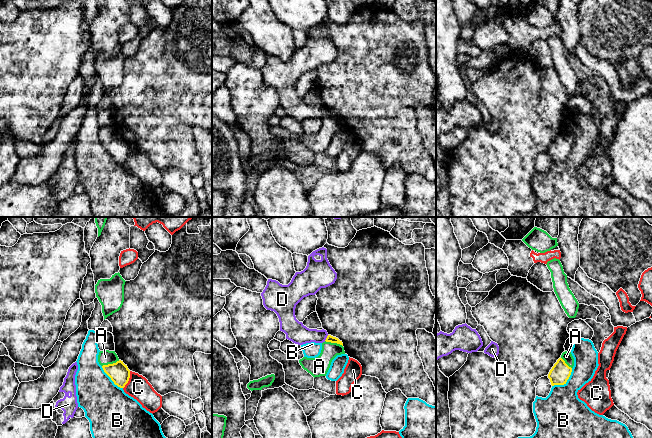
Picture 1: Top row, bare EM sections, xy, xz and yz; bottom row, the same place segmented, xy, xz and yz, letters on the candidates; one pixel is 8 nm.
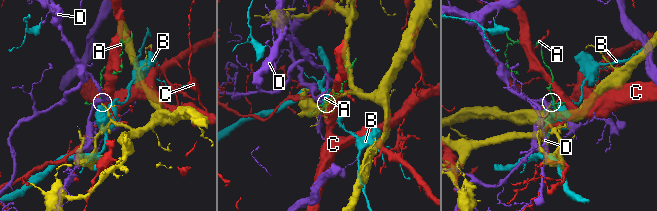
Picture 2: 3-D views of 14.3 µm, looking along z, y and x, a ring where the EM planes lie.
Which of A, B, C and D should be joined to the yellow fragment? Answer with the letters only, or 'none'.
A

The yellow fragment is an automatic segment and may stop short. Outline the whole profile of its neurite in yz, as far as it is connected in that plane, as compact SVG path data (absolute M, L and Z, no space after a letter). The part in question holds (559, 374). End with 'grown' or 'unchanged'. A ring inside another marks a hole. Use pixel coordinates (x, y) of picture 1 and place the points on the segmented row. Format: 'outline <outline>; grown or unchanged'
outline M563 352L548 374L551 385L554 386L566 384L571 375L573 366L574 358L571 352Z; grown

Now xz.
outline M328 335L326 340L322 343L322 350L318 357L303 357L299 360L299 363L302 368L310 373L314 378L326 376L332 360L337 355L341 354L345 354L342 341L336 337Z; grown

